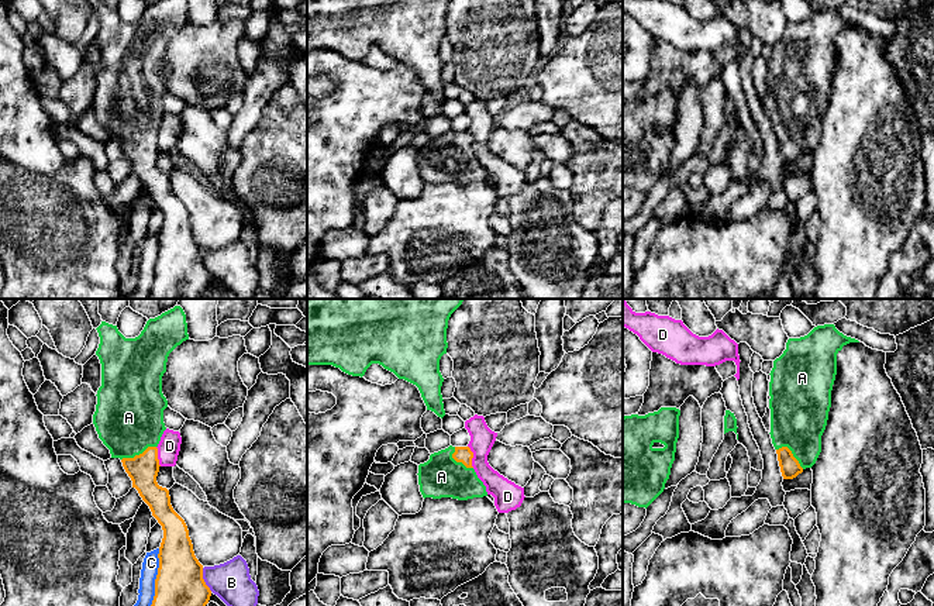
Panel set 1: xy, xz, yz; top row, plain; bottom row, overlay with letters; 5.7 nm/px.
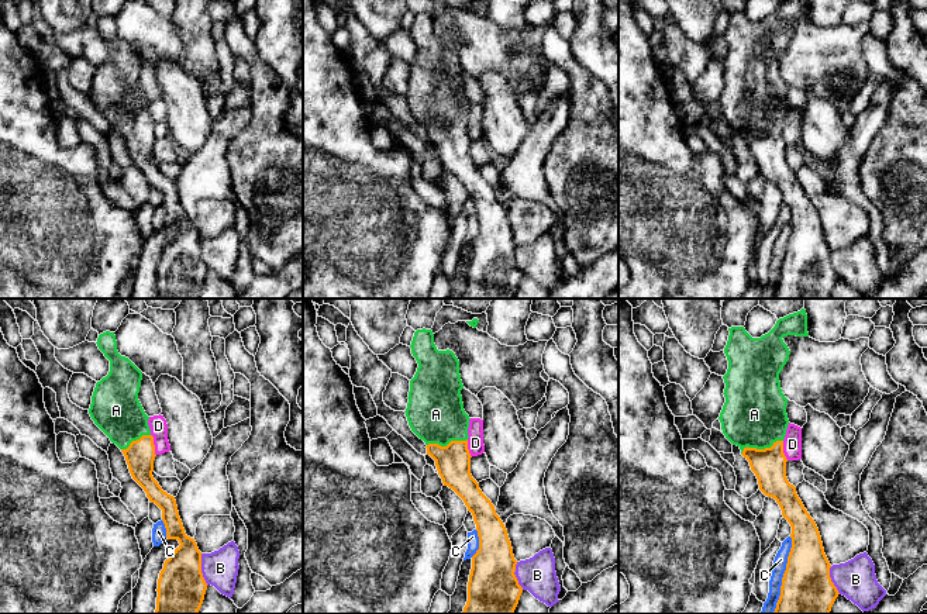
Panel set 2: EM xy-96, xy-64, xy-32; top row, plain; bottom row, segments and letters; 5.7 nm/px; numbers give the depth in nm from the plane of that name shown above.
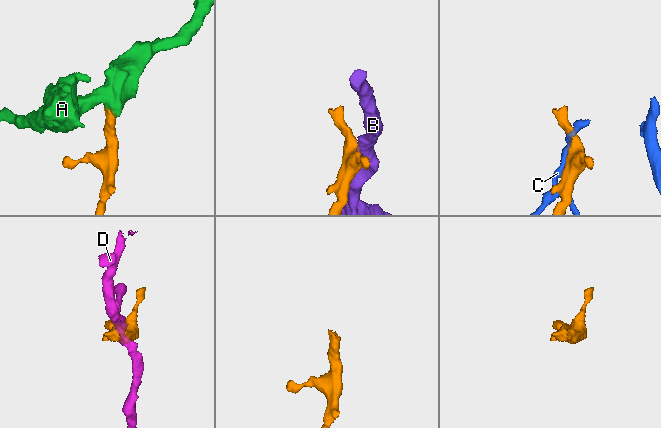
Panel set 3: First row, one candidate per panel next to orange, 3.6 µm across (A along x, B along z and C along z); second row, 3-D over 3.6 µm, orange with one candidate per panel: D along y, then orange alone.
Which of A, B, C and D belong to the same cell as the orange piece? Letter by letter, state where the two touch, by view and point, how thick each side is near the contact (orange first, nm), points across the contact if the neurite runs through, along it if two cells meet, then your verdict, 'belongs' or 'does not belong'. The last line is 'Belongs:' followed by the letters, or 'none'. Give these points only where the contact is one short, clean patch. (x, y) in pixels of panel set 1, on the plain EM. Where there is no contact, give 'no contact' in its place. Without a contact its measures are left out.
A: contact xy (140, 138); calibres 170 and 400 nm; way xy (142, 154), (140, 138), (128, 102); belongs
B: contact xy (203, 264); calibres 300 and 220 nm; border xy (202, 252), (204, 268), (212, 275); does not belong
C: contact xy (155, 265); calibres 300 and 100 nm; does not belong
D: contact xz (472, 141); calibres 100 and 140 nm; border xz (468, 130), (472, 137), (474, 151); does not belong
Belongs: A

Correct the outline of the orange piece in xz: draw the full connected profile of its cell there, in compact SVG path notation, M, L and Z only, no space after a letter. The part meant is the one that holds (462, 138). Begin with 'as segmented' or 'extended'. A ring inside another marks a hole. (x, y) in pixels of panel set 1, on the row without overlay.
extended | M452 131L434 137L430 144L418 149L418 169L423 182L452 182L468 185L473 182L487 180L486 171L478 162L472 151L473 137L469 131Z

